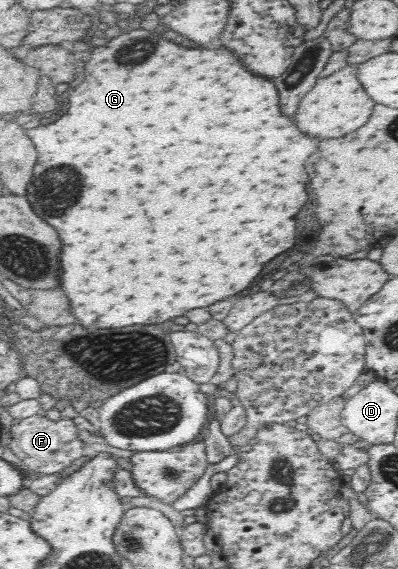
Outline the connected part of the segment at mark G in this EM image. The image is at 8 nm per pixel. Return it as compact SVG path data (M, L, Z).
M159 41L157 49L153 51L151 57L147 57L143 63L139 65L131 65L131 67L121 67L113 77L103 77L101 81L83 81L81 85L77 85L69 97L71 99L71 111L67 111L63 117L59 117L57 121L49 123L49 125L41 125L41 127L35 127L35 129L29 129L29 137L31 141L35 143L37 151L39 151L39 161L35 165L35 171L33 171L33 187L39 187L39 189L29 189L27 191L27 199L31 201L33 205L33 211L43 219L47 221L51 227L57 229L59 237L61 237L61 243L63 243L63 249L61 249L61 291L65 293L65 297L69 297L69 305L71 305L71 311L73 315L77 317L77 321L87 327L87 329L119 329L119 327L129 327L129 325L155 325L155 323L165 323L167 319L173 319L173 317L181 317L185 315L187 311L195 309L195 307L209 307L225 297L231 297L231 295L237 295L239 291L247 289L253 279L257 279L257 275L261 273L261 269L265 267L265 263L269 263L273 257L277 257L279 253L291 249L295 245L295 231L297 231L297 223L293 223L295 215L301 211L301 207L305 205L305 201L309 199L307 197L307 171L305 171L305 161L311 153L317 151L317 145L319 141L313 139L313 137L307 137L307 135L301 135L299 129L293 125L291 119L283 117L281 111L279 111L279 95L277 95L277 89L275 85L269 81L269 79L261 79L253 73L249 73L245 69L245 65L239 61L237 63L237 57L227 51L227 49L185 49L185 47L179 47L175 43L169 43L169 41Z

